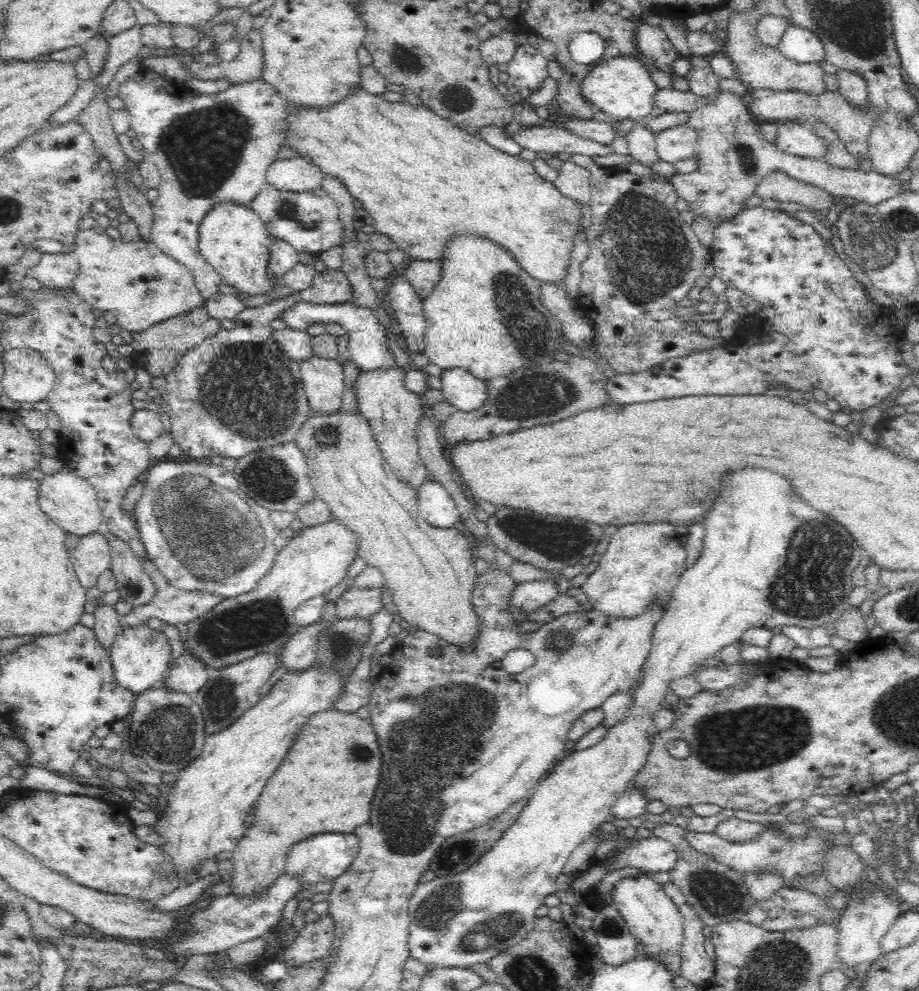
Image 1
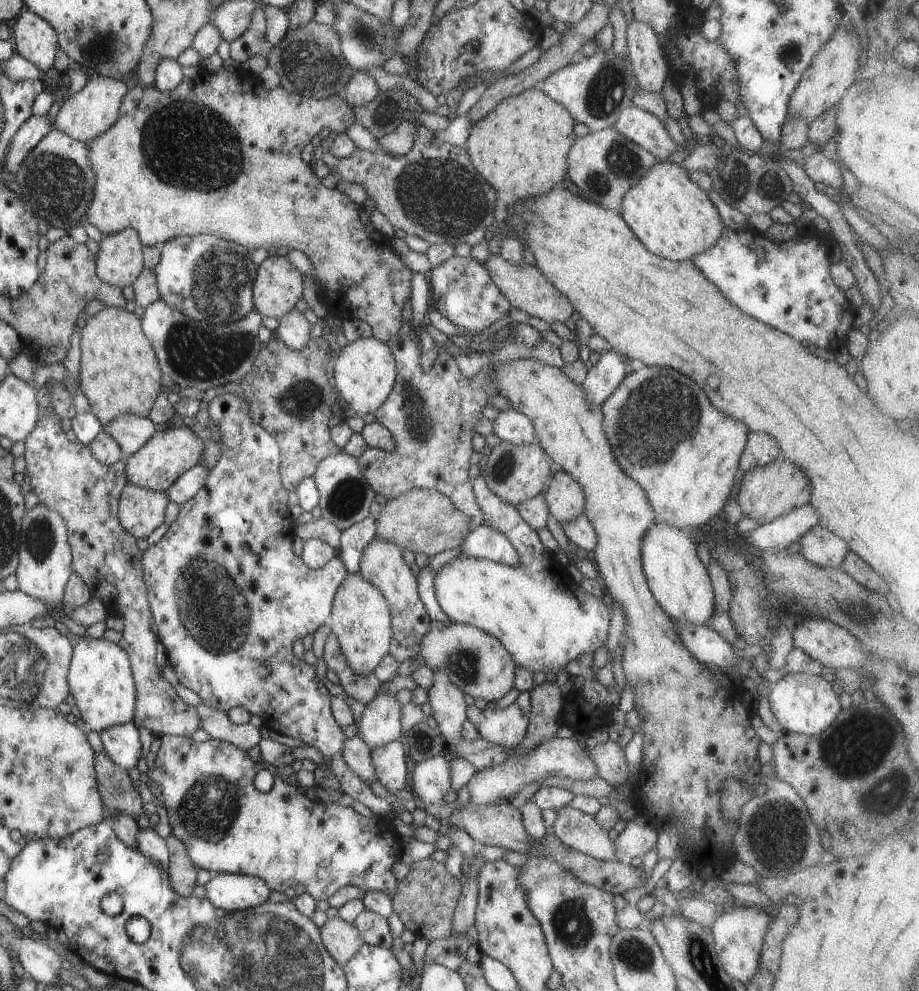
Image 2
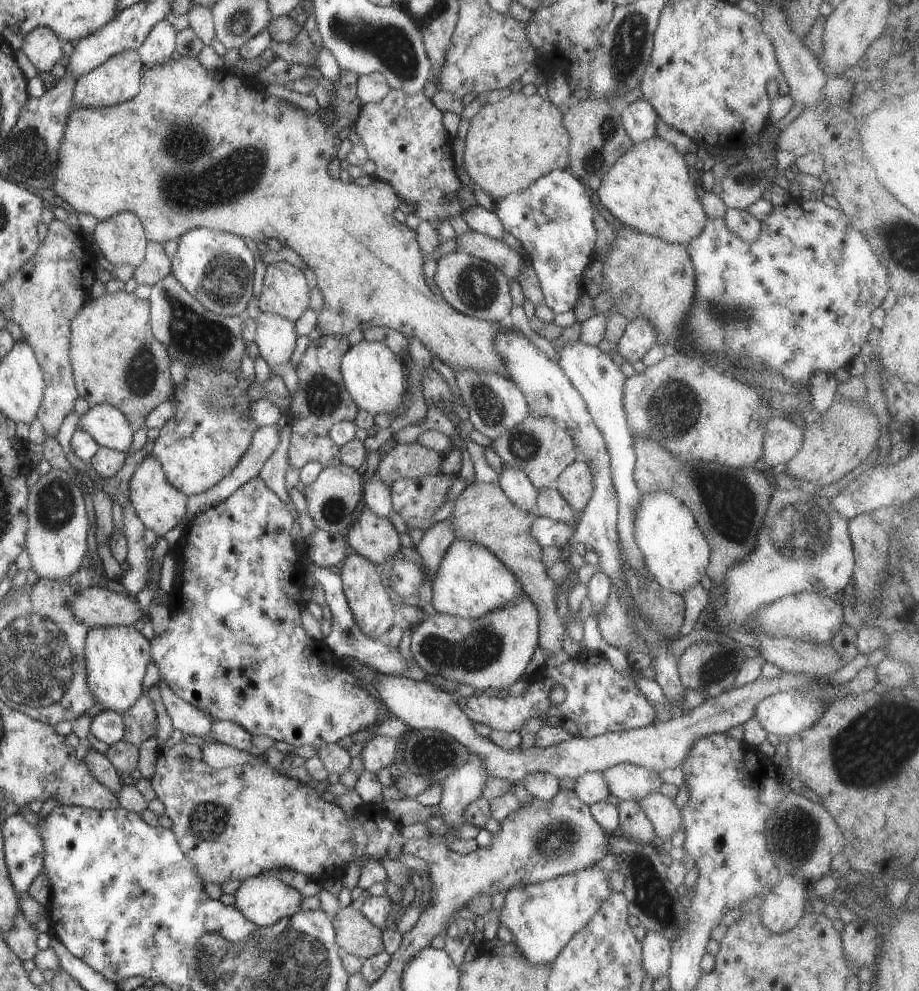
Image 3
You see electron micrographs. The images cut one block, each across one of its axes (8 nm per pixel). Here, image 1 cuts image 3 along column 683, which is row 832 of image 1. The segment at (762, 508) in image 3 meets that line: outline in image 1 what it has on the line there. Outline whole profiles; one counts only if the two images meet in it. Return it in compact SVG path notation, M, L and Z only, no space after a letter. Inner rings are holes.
M530 796L524 797L522 800L515 802L512 806L502 814L496 816L487 824L480 826L479 828L474 828L466 832L461 832L452 838L448 838L446 842L443 842L436 852L434 858L432 858L432 864L430 864L430 870L433 870L438 877L447 877L448 874L460 874L464 870L474 866L480 856L484 856L488 850L492 850L496 846L496 842L504 836L504 832L508 831L514 824L517 824L520 814L524 811L526 804L528 804Z

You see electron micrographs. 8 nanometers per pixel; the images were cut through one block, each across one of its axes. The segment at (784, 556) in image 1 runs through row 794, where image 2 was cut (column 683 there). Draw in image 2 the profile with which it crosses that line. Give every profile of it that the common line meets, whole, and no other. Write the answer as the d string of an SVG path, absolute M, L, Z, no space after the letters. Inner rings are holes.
M654 522L644 532L640 559L648 589L665 614L681 624L705 625L713 614L714 592L695 546L695 541L684 530Z

